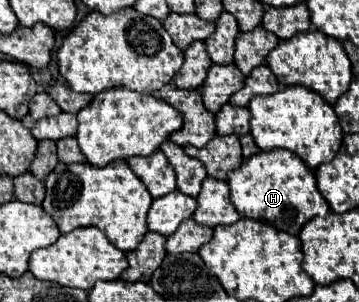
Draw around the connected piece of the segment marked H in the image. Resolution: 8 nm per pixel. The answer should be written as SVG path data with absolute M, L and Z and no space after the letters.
M270 150L246 158L238 170L228 174L228 186L230 200L242 216L270 222L274 228L294 236L300 234L310 218L330 212L328 202L318 194L314 172L290 150Z

